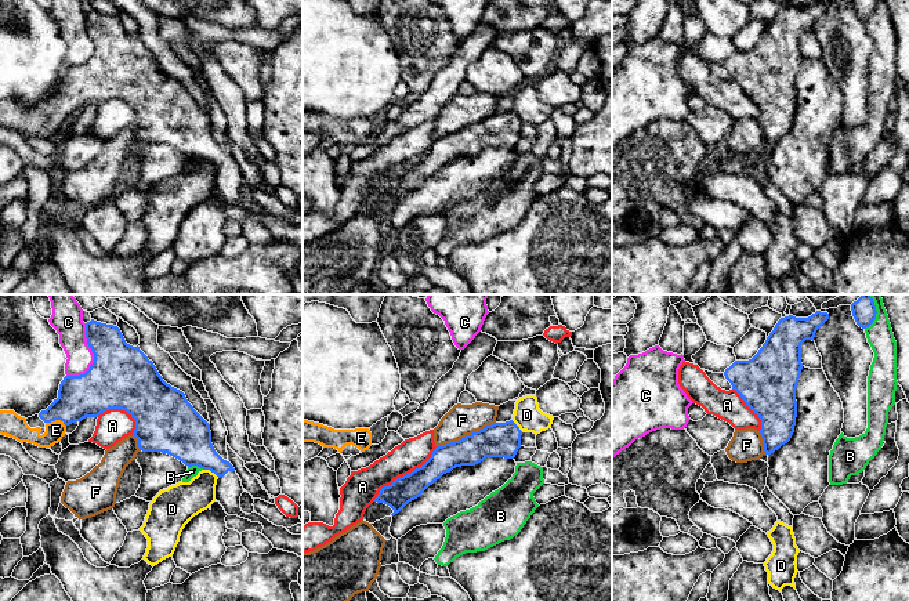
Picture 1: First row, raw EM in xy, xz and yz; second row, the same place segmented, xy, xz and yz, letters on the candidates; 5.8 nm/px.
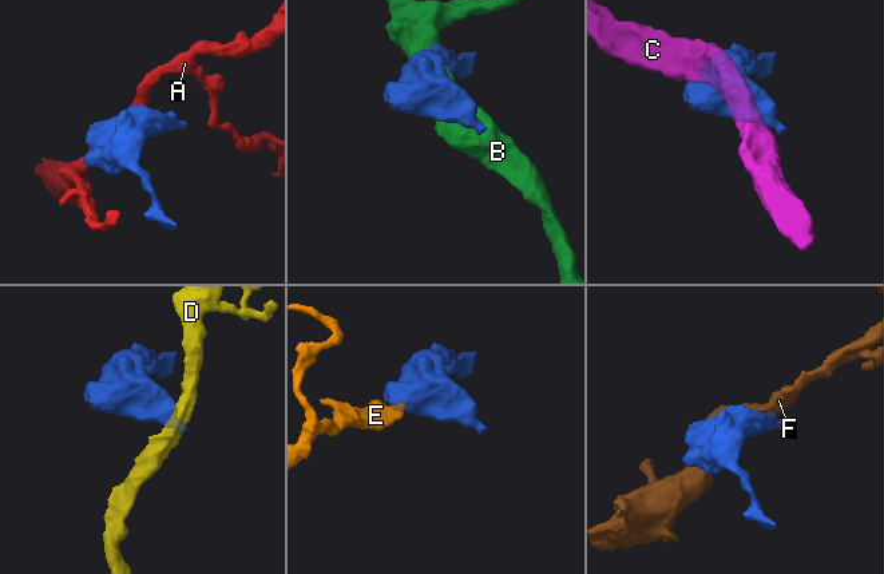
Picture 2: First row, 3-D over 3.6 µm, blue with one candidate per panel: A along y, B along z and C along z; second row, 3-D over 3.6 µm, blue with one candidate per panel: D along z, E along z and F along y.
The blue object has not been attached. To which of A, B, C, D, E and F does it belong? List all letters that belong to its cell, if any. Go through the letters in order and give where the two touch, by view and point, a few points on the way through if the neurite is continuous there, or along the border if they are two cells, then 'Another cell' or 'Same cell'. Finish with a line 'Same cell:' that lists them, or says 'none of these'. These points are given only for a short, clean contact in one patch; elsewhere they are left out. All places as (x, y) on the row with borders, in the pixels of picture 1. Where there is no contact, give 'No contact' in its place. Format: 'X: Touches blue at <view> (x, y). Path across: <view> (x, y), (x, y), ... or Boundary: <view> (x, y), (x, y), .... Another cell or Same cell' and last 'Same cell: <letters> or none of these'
A: Touches blue at xz (404, 475). Another cell
B: Touches blue at xy (196, 464). Another cell
C: Touches blue at xy (94, 357). Another cell
D: Touches blue at xy (212, 471). Boundary: xy (203, 469), (218, 477). Another cell
E: Touches blue at xy (55, 419). Path across: xy (87, 395), (80, 397), (55, 419), (44, 437), (14, 426). Same cell
F: Touches blue at xz (466, 435). Another cell
Same cell: E

